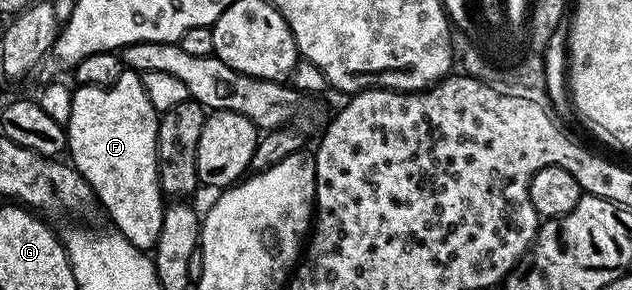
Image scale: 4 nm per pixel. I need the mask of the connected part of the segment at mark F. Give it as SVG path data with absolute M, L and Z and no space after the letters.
M123 69L120 80L116 80L116 84L111 86L78 86L73 91L74 99L72 100L72 116L66 123L66 145L68 147L68 158L75 170L82 173L82 179L92 188L97 205L106 209L108 217L114 221L113 229L124 236L124 240L128 240L128 244L132 244L136 248L147 252L153 251L156 240L160 240L160 224L164 220L164 195L162 193L162 185L158 179L158 119L159 111L152 108L152 100L148 100L148 96L144 92L144 84L142 83L142 75L129 69Z

